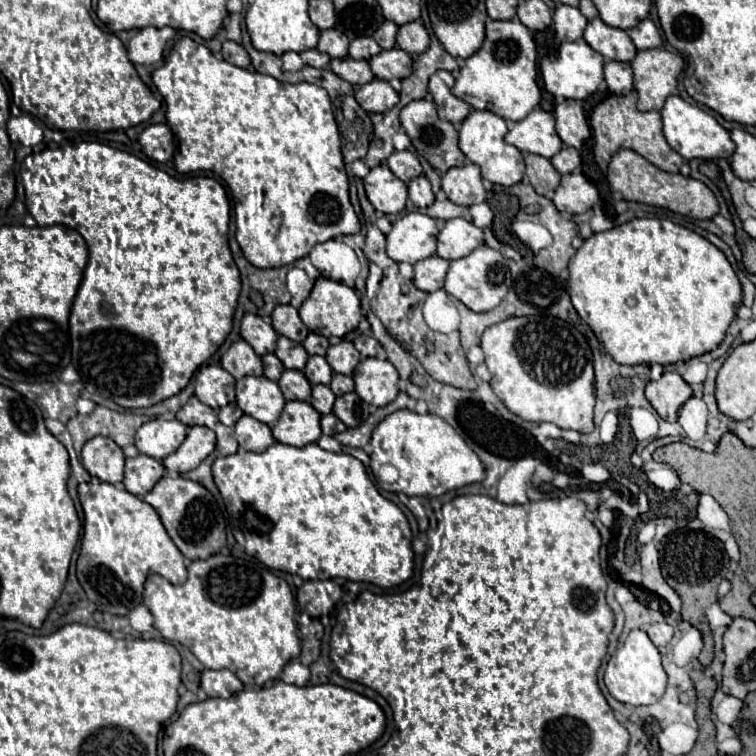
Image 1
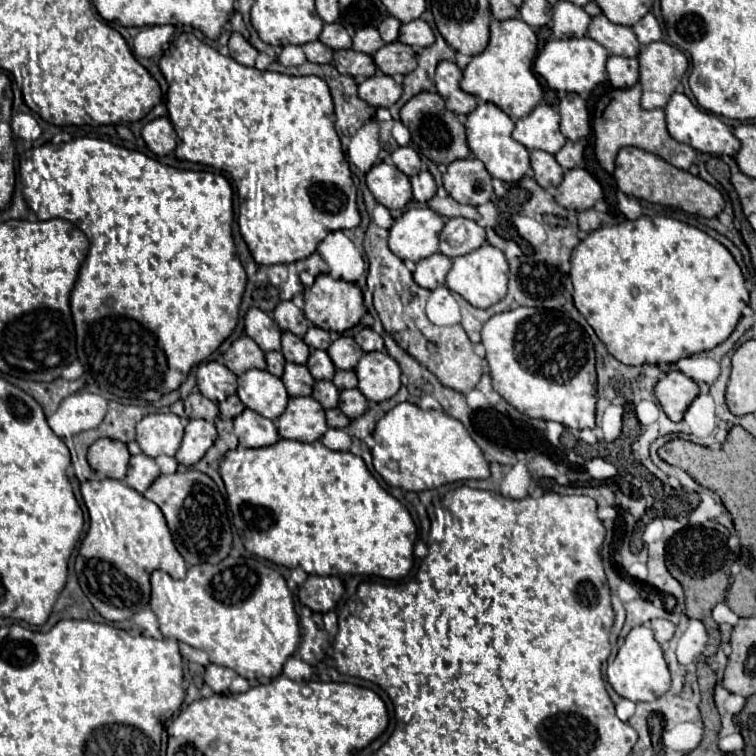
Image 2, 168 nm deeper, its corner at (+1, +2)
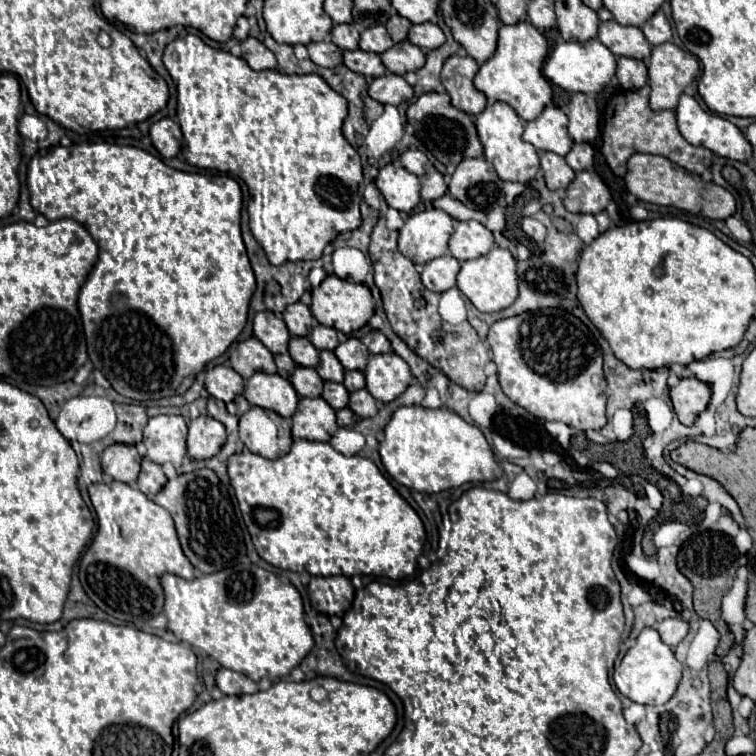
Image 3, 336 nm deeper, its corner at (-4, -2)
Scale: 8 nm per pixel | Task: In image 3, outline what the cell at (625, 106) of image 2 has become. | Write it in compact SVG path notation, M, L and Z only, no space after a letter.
M645 86L637 92L623 92L607 104L605 118L603 118L603 148L601 148L601 152L603 152L609 168L617 176L625 176L627 160L637 152L665 156L671 162L683 166L685 170L689 170L693 174L703 174L705 170L709 170L711 158L713 158L711 150L707 150L703 146L693 146L681 136L673 110L653 112L649 108L649 86Z

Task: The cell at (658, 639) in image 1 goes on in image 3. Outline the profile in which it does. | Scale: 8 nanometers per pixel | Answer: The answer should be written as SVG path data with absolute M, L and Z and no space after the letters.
M665 618L661 620L659 624L655 624L661 640L665 644L669 644L671 648L675 648L685 636L687 636L687 630L689 630L689 624L681 618Z

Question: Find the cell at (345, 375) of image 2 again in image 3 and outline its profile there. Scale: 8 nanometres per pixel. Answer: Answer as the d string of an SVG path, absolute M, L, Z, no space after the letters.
M347 370L343 384L347 386L349 392L361 390L361 388L365 388L365 374L361 370Z

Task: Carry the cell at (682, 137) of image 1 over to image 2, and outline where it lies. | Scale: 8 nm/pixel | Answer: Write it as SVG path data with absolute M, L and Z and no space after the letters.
M672 94L672 98L666 104L664 112L666 112L666 128L668 128L670 136L676 142L688 144L694 150L706 152L706 154L728 154L728 156L734 156L740 150L740 142L736 140L732 130L724 122L720 122L712 112L708 114L706 110L698 108L686 94Z

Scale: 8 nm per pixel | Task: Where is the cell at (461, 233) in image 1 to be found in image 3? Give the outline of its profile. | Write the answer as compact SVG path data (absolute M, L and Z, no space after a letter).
M457 222L455 232L449 240L449 252L459 262L465 262L487 254L493 244L493 234L481 222Z

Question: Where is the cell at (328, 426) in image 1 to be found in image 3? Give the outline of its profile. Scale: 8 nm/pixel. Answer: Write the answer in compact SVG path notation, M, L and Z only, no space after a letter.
M343 408L343 410L337 412L337 424L339 426L355 426L357 422L359 422L359 416L353 410Z

